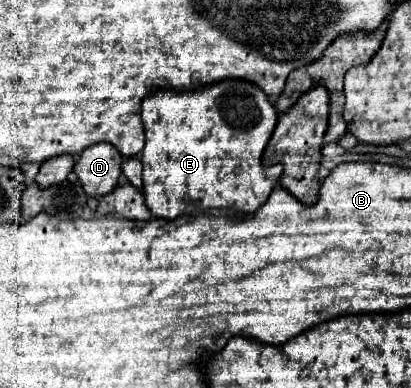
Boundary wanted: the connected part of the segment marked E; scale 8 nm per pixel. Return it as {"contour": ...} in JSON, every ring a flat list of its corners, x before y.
{"contour":[[238,79,220,81,196,91,154,91,142,103,142,121,146,129,144,163,144,199,156,219,172,221,180,215,204,213,206,209,234,209,254,213,266,203,282,175,280,165,262,165,262,151,276,127,278,113,268,97,256,87]]}

